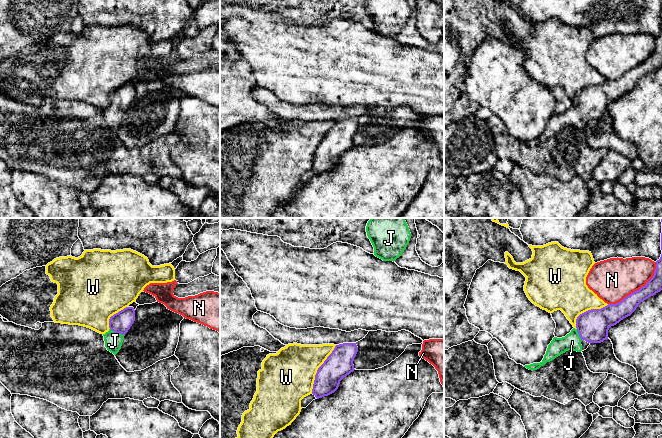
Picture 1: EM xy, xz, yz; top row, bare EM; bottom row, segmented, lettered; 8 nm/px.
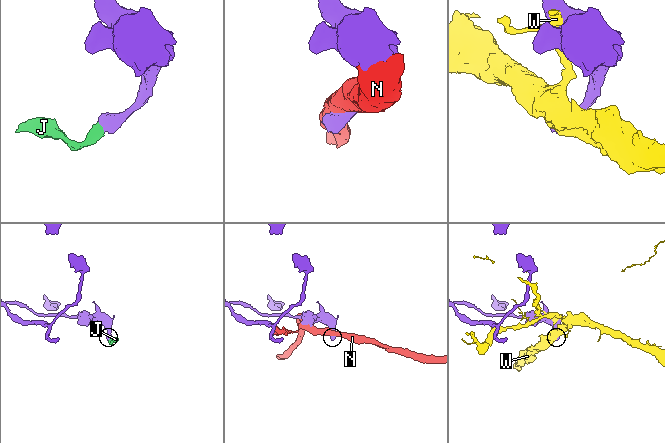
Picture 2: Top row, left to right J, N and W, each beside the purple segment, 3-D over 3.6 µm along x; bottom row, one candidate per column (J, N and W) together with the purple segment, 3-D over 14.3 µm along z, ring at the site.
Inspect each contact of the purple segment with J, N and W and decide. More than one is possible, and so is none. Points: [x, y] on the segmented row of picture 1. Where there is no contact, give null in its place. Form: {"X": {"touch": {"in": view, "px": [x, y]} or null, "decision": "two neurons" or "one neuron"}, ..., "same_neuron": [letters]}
{"J": {"touch": {"in": "xy", "px": [117, 332]}, "decision": "one neuron"}, "N": {"touch": {"in": "yz", "px": [637, 290]}, "decision": "two neurons"}, "W": {"touch": {"in": "xz", "px": [318, 369]}, "decision": "two neurons"}, "same_neuron": ["J"]}

